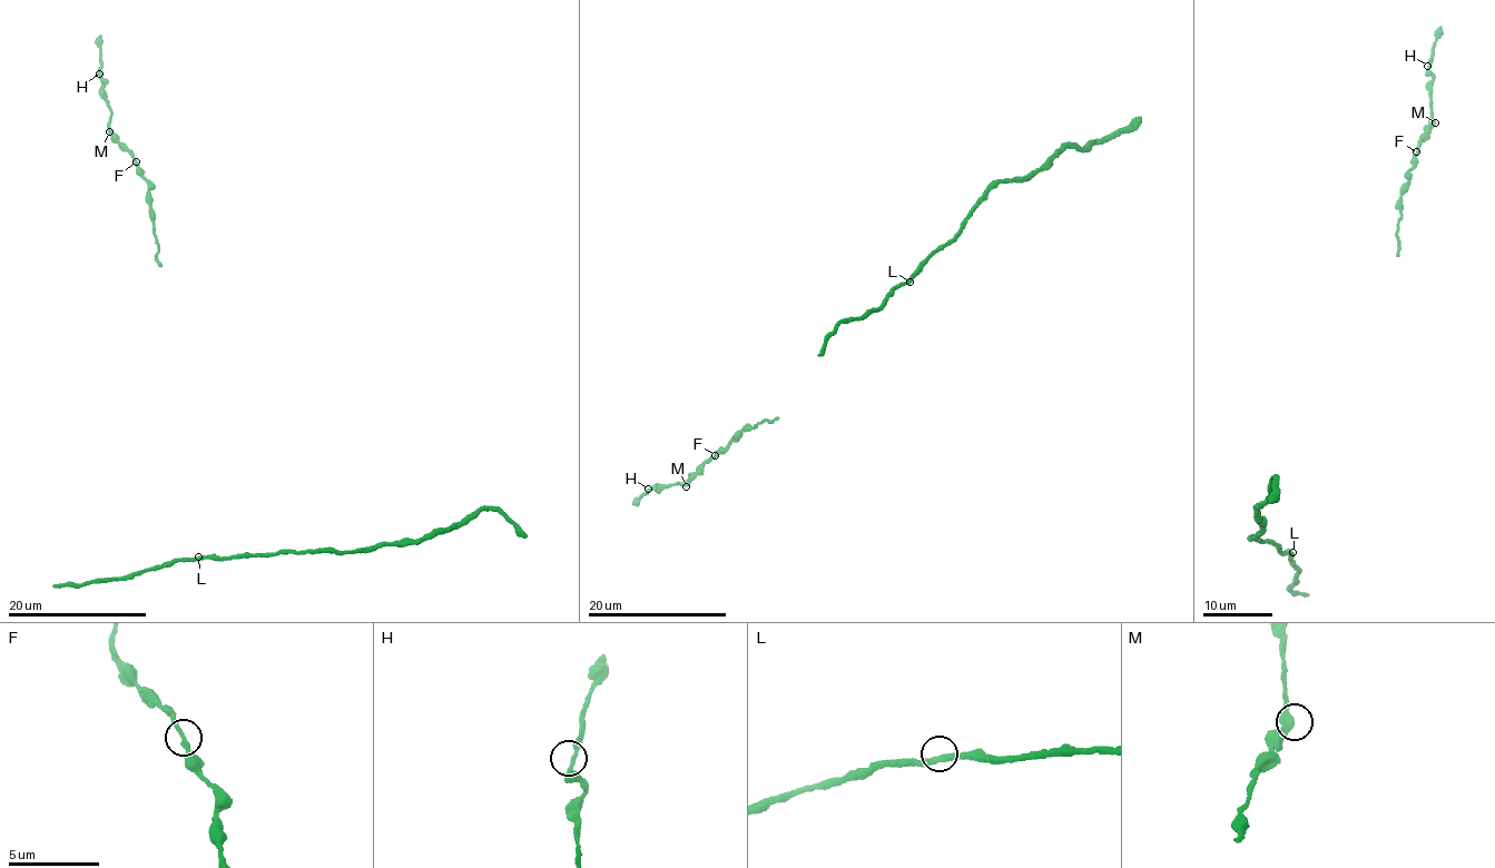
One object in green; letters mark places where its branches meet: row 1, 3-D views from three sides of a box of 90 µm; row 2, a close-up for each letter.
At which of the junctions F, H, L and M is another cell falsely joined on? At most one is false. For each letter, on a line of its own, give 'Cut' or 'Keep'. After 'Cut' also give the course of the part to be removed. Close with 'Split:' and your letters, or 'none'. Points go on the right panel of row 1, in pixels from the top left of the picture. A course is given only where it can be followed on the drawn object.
F: Cut. Course of the part to remove: (1416, 153), (1408, 173), (1408, 188), (1402, 196), (1402, 218), (1396, 235), (1398, 256)
H: Keep
L: Keep
M: Keep
Split: F

